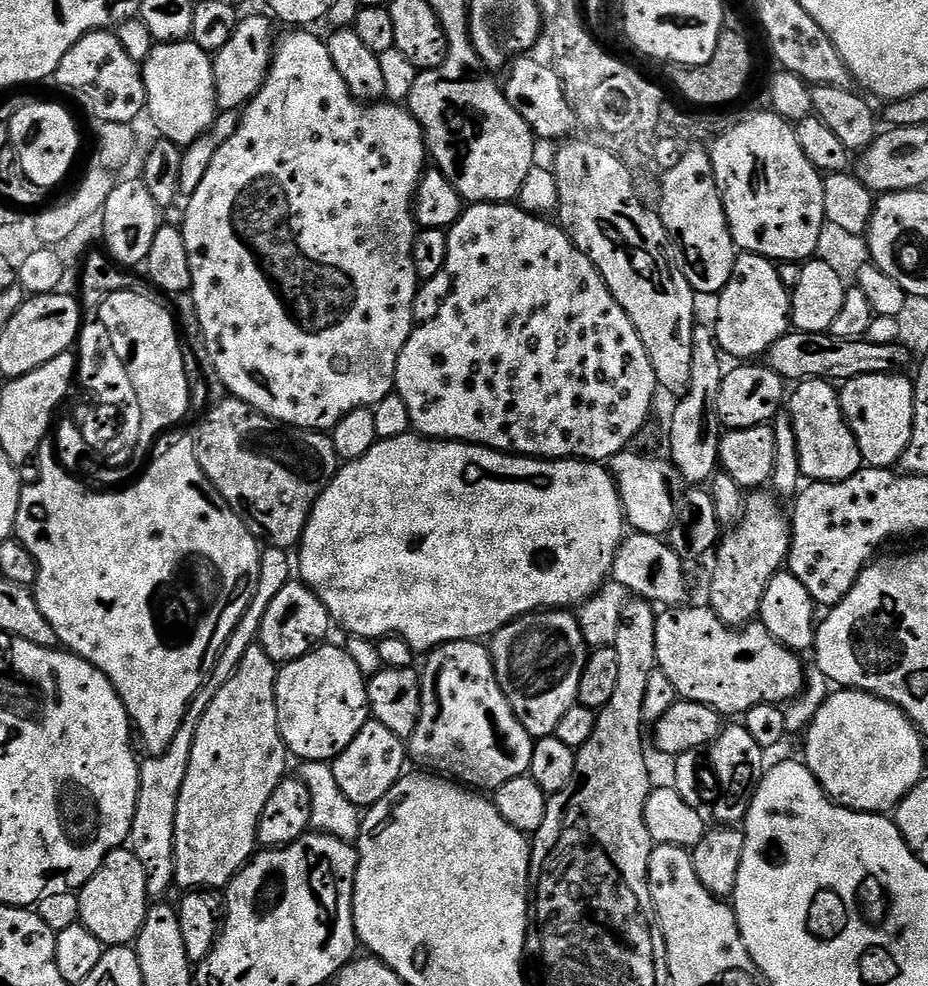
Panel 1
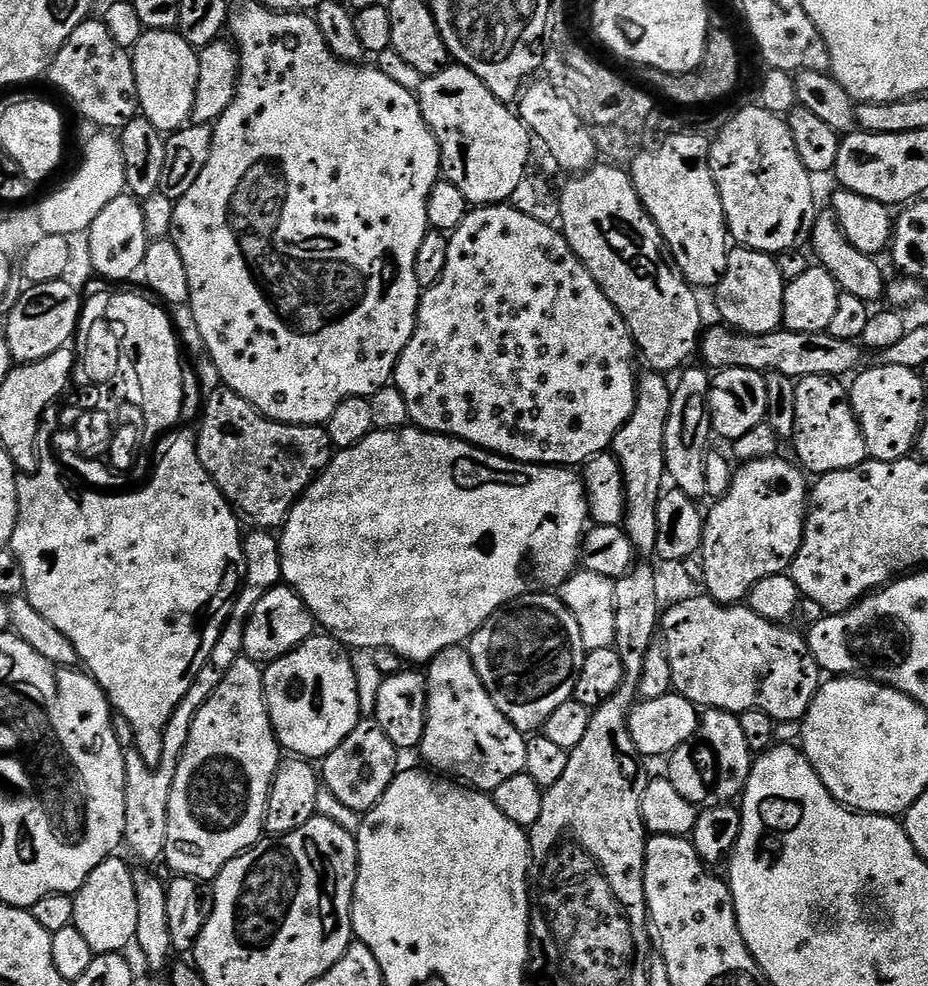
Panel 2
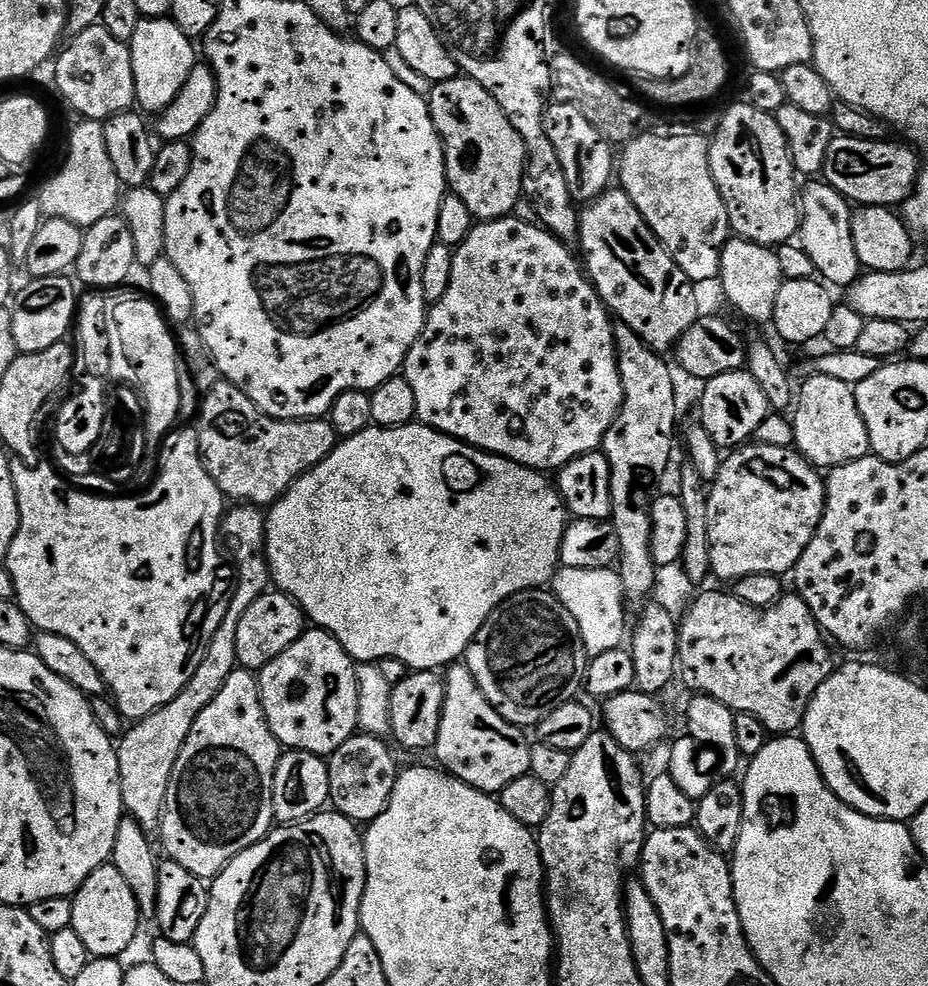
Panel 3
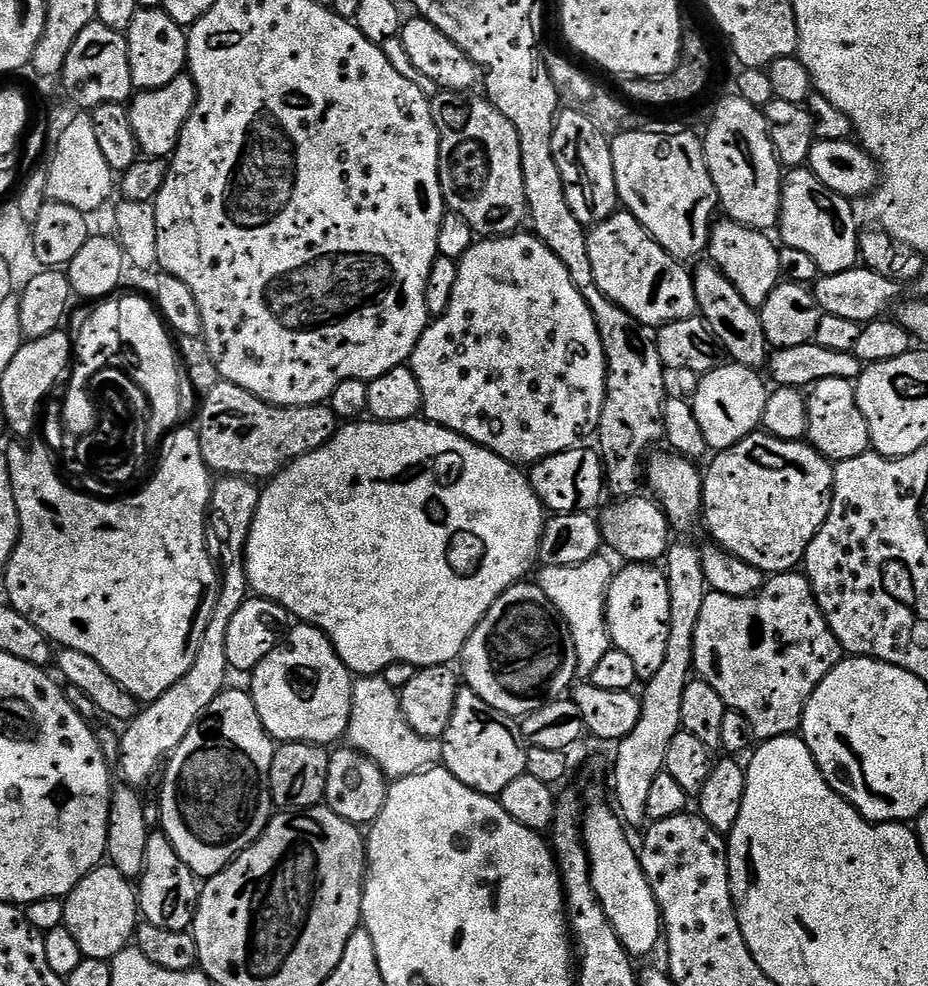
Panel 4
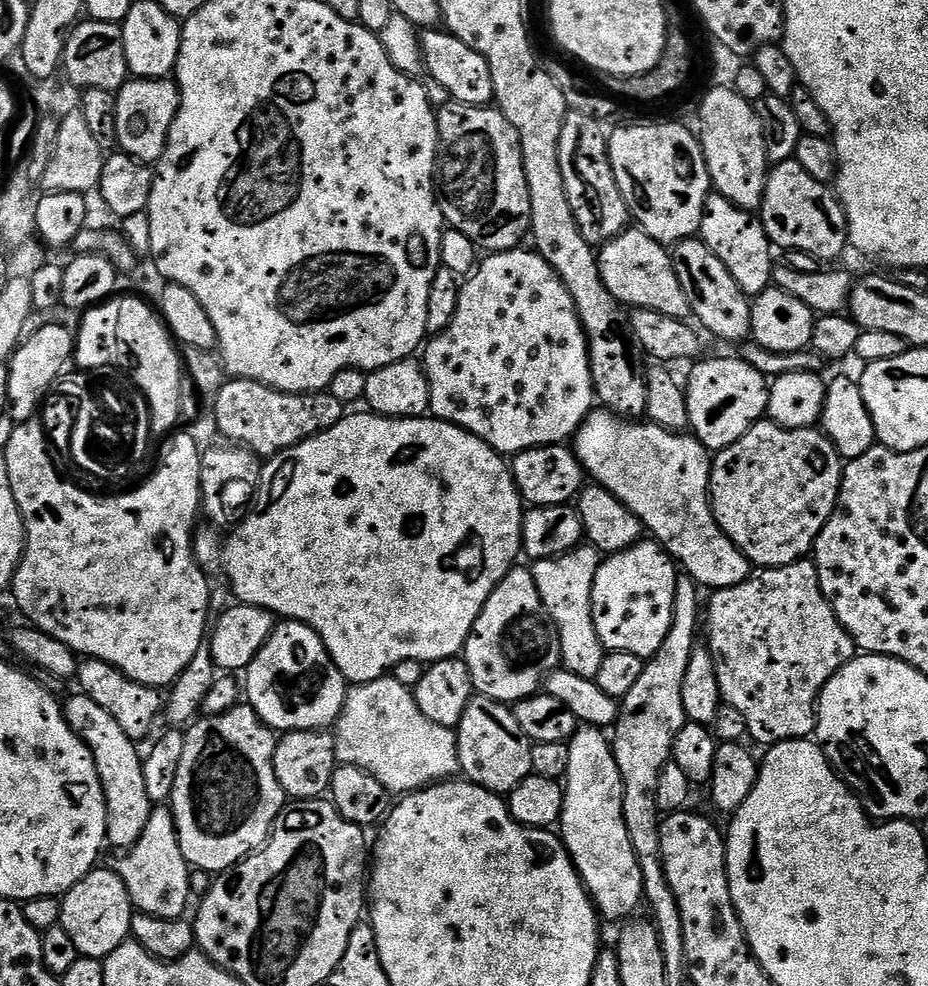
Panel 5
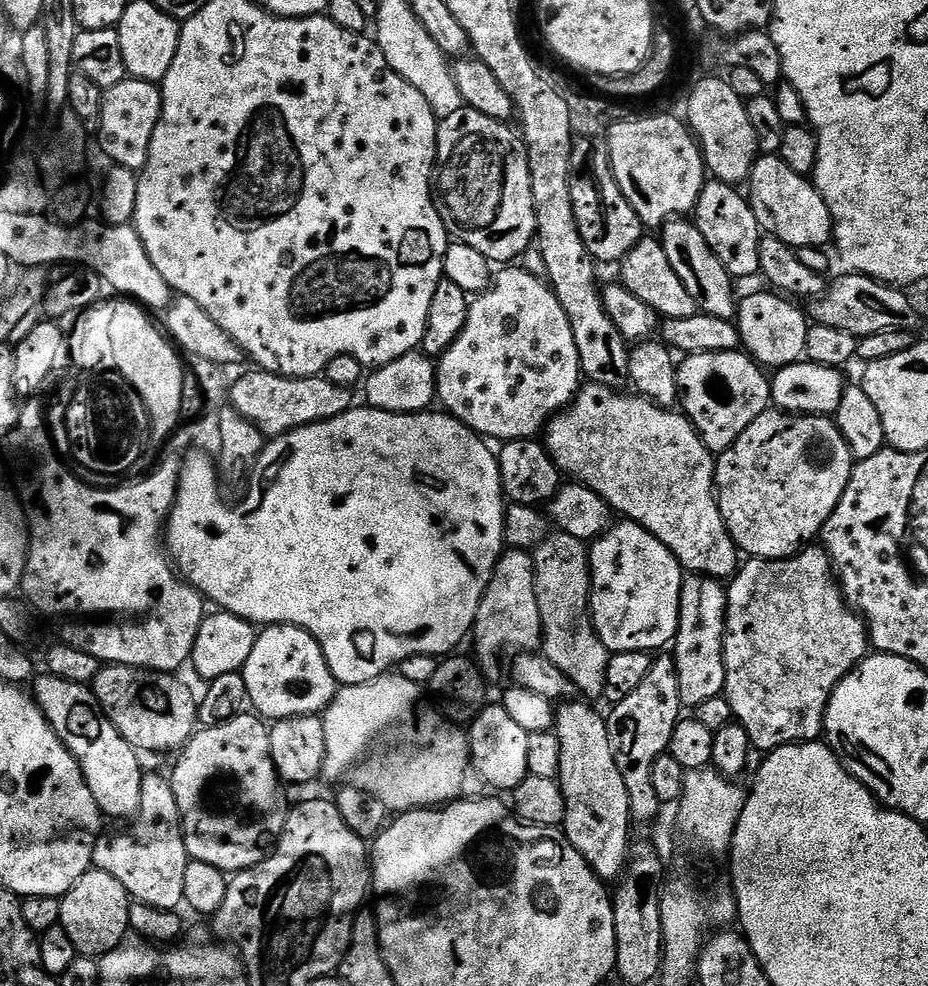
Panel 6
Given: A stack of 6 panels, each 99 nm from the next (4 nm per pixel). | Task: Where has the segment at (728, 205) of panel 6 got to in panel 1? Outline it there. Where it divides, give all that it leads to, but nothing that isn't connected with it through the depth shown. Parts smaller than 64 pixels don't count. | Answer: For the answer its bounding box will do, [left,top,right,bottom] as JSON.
[714,252,792,362]

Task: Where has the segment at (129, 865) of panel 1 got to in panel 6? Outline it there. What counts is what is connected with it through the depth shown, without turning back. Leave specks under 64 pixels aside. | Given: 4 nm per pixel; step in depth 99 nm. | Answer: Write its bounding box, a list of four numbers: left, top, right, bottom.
[59,870,133,958]

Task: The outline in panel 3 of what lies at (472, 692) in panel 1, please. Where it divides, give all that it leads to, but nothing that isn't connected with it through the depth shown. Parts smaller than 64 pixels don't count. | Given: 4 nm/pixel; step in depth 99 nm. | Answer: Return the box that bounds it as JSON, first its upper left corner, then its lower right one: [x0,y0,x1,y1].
[434,662,532,794]

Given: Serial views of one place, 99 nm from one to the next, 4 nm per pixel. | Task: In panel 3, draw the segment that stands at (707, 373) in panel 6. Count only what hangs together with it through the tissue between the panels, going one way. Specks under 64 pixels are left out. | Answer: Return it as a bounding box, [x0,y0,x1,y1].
[698,370,770,450]

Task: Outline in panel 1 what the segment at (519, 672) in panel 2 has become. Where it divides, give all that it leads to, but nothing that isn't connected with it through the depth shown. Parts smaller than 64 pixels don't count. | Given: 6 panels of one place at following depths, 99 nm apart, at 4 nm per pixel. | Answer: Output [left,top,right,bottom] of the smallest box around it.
[490,610,590,738]

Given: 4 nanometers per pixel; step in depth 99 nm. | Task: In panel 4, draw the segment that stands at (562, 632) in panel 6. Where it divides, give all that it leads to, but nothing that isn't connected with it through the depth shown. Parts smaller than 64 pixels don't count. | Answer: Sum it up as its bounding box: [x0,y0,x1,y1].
[539,556,614,678]

